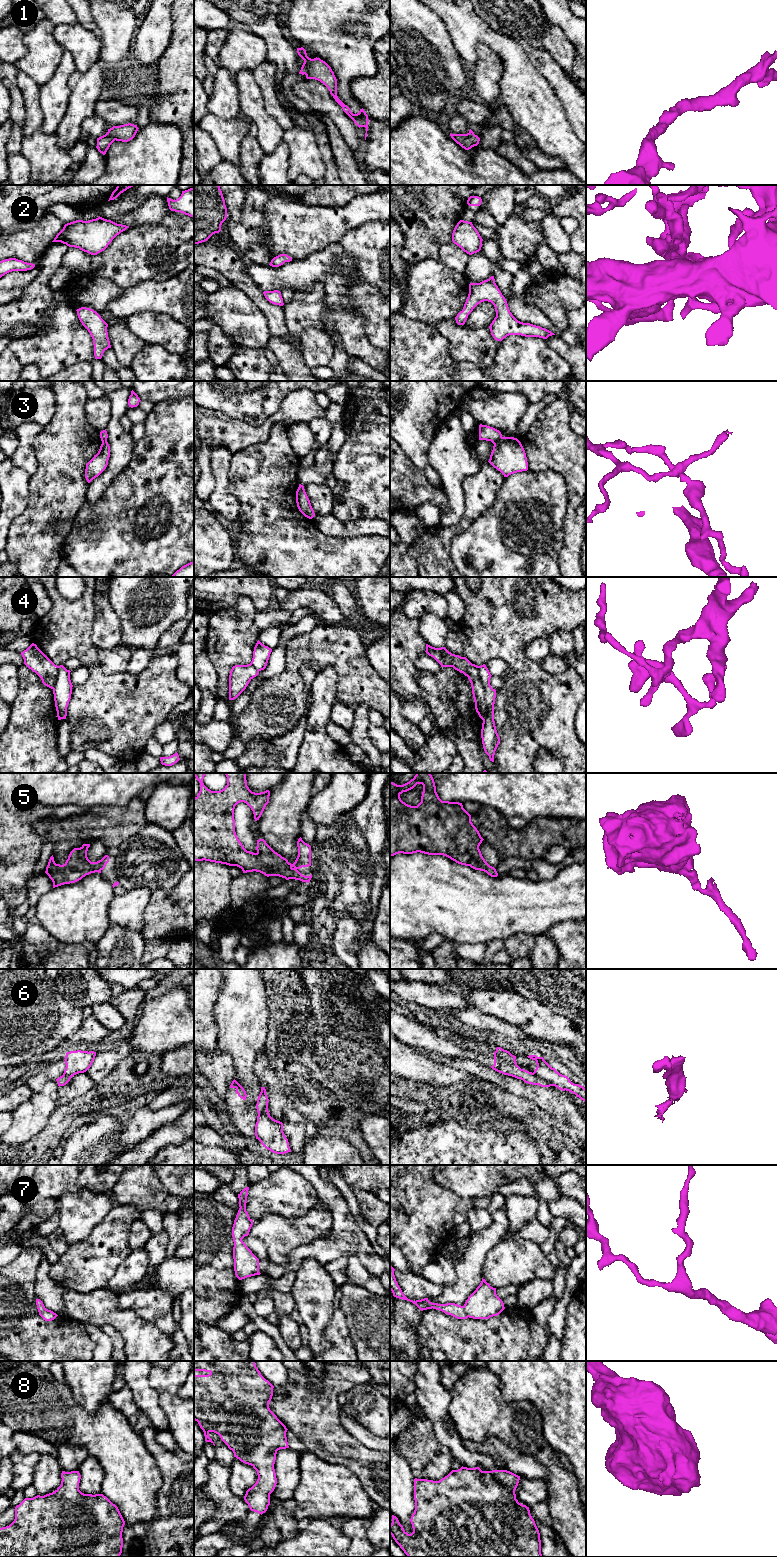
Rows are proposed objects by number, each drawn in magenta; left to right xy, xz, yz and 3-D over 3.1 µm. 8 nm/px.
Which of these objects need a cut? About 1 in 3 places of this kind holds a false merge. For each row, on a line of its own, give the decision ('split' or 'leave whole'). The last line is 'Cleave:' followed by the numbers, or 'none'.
1: leave whole
2: leave whole
3: split
4: split
5: leave whole
6: split
7: leave whole
8: leave whole
Cleave: 3, 4, 6

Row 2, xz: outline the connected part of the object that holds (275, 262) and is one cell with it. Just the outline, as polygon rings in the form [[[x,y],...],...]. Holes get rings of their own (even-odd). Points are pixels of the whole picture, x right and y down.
[[[280,254],[271,260],[269,265],[272,267],[279,267],[283,265],[285,262],[290,261],[292,261],[292,258],[290,256],[288,256],[287,254]]]

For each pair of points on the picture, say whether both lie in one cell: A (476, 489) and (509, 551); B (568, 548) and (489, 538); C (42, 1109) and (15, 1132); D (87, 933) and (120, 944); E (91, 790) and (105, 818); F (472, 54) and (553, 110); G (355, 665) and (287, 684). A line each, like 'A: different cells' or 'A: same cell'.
A: different cells
B: different cells
C: same cell
D: different cells
E: different cells
F: same cell
G: same cell

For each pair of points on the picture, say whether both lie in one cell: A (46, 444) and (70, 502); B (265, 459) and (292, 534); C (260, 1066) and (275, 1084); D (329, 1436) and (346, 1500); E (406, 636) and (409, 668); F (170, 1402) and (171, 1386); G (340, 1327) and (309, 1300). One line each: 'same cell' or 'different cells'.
A: same cell
B: same cell
C: same cell
D: different cells
E: same cell
F: different cells
G: different cells

